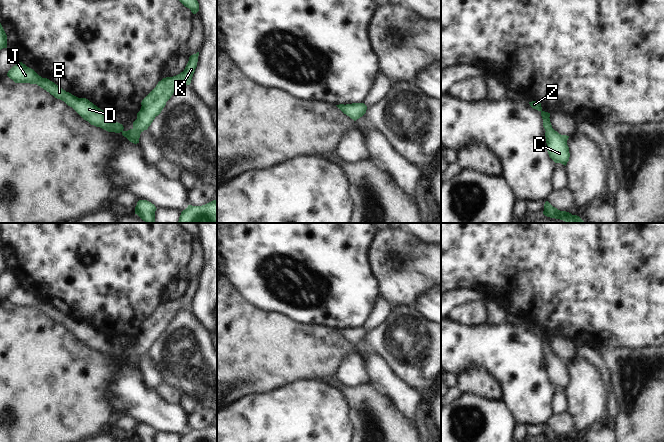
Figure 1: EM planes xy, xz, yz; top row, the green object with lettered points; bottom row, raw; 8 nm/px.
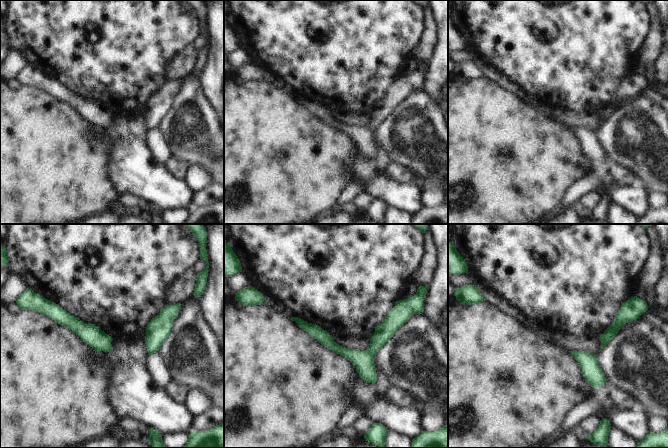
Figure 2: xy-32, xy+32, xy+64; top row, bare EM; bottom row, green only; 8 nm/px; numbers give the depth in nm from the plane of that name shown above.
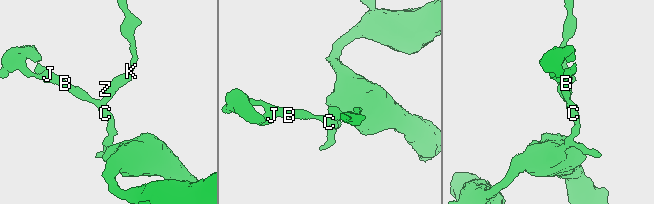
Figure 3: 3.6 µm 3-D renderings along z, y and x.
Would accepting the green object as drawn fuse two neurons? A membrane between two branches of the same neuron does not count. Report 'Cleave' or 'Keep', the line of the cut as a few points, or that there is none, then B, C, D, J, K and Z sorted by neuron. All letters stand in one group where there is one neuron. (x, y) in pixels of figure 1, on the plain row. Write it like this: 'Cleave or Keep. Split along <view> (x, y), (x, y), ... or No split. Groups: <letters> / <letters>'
Keep. No split. Groups: B C D J K Z

